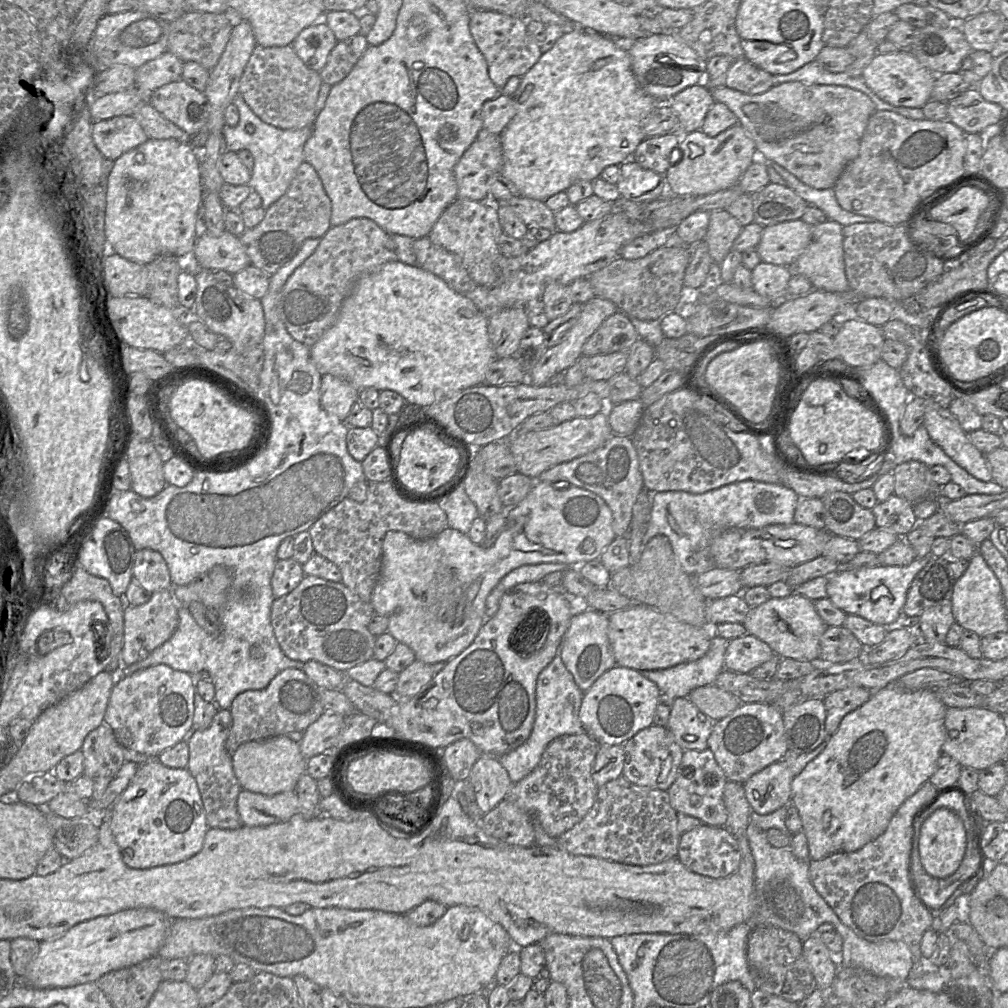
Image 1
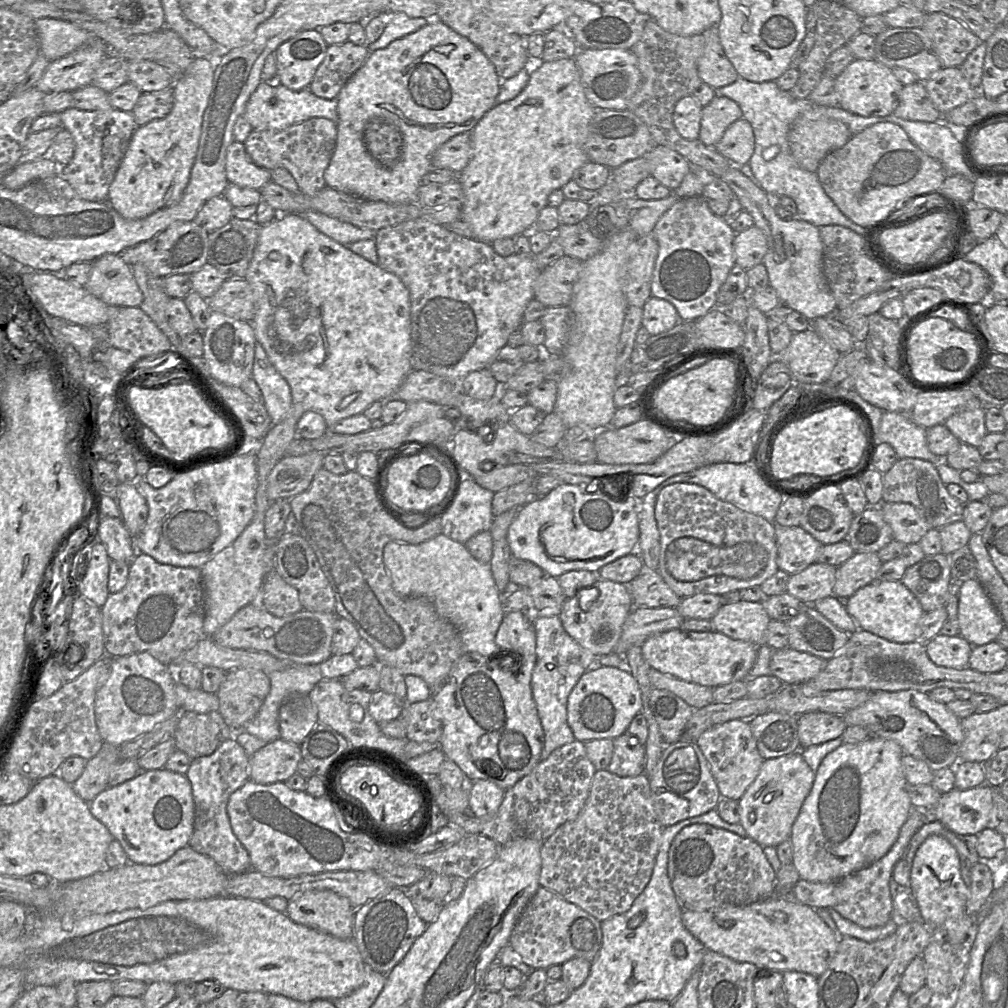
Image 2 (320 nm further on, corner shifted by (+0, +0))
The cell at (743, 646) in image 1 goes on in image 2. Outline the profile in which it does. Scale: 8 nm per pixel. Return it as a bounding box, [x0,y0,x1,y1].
[770,648,827,685]

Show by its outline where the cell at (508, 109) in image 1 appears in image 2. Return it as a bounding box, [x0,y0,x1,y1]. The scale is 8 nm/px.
[432,133,473,172]

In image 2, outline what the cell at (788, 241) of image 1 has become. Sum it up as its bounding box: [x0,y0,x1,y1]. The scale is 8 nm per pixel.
[733,227,767,270]

